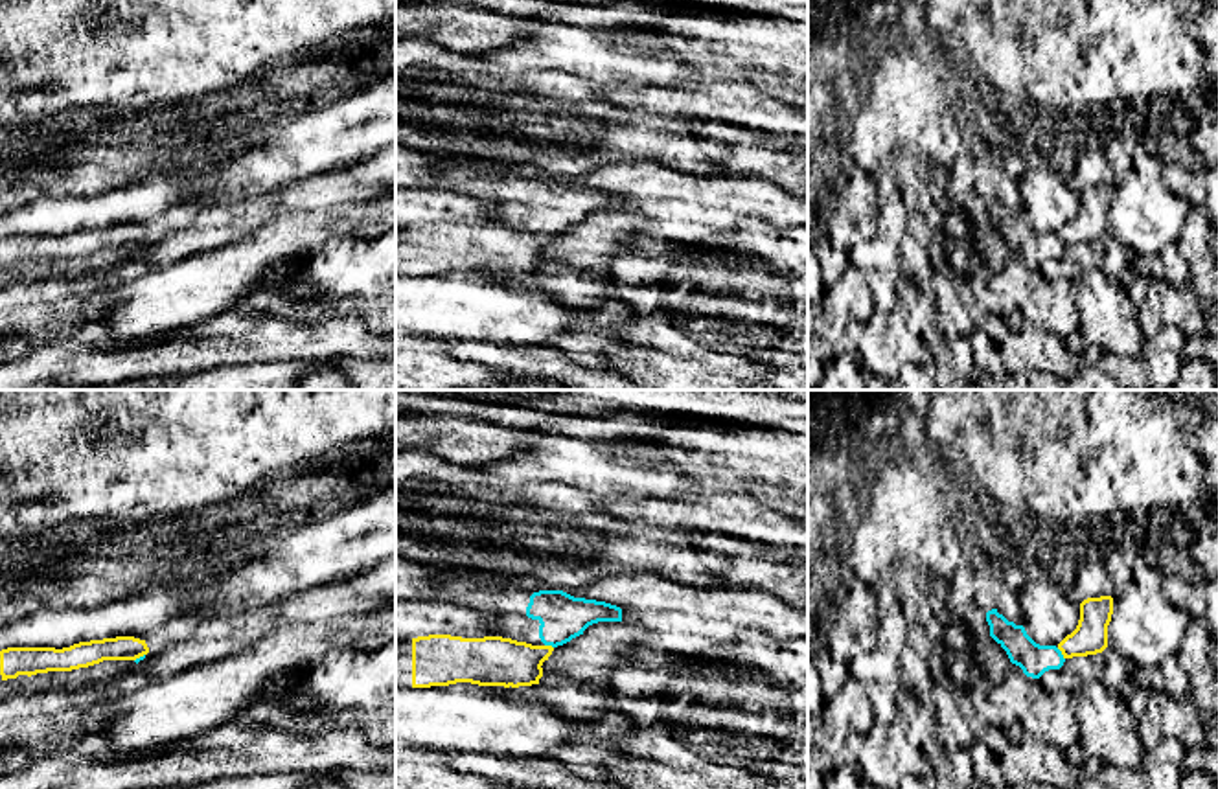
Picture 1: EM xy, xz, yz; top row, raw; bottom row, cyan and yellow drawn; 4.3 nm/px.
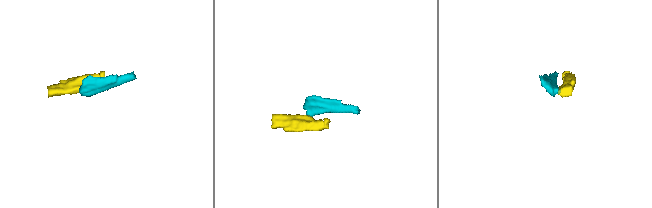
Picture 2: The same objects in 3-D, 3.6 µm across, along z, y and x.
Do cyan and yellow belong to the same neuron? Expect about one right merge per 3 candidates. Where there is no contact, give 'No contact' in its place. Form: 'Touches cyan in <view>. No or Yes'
Touches cyan in yz. No

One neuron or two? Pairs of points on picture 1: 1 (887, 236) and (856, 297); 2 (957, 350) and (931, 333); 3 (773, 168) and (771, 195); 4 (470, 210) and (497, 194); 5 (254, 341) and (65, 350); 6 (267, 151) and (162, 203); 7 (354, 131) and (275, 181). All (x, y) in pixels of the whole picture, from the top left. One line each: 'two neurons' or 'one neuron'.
1: two neurons
2: one neuron
3: two neurons
4: two neurons
5: one neuron
6: one neuron
7: one neuron

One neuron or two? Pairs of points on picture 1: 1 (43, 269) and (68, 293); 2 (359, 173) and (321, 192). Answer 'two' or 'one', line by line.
1: two
2: two

